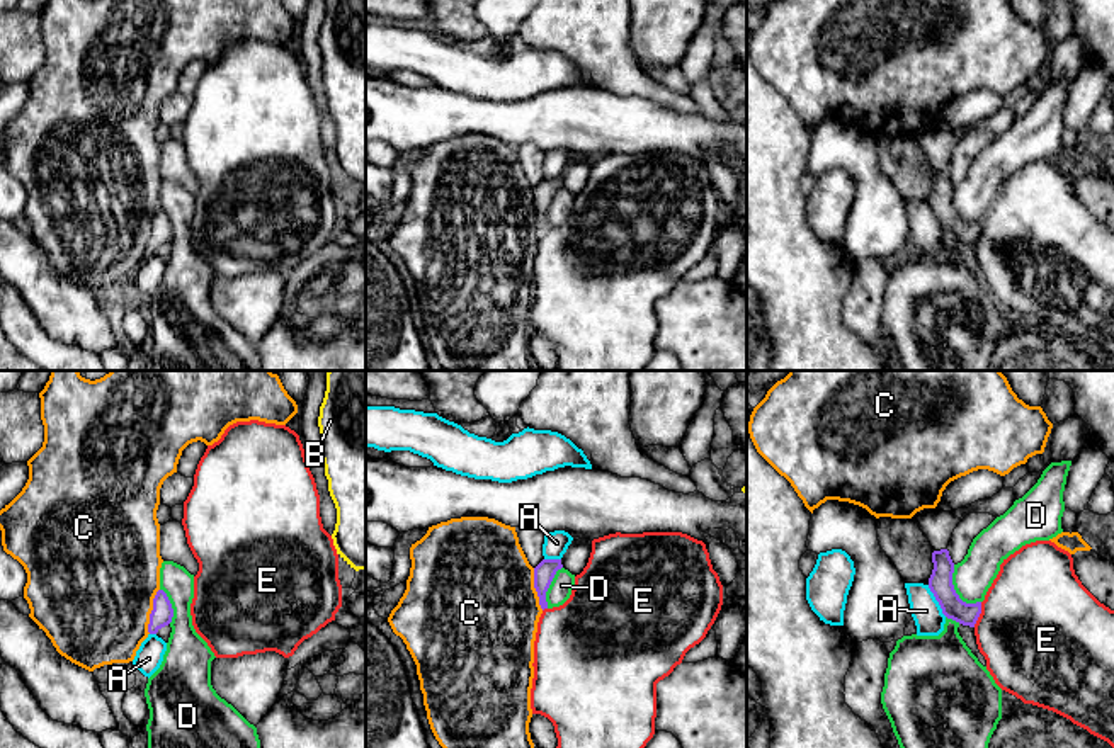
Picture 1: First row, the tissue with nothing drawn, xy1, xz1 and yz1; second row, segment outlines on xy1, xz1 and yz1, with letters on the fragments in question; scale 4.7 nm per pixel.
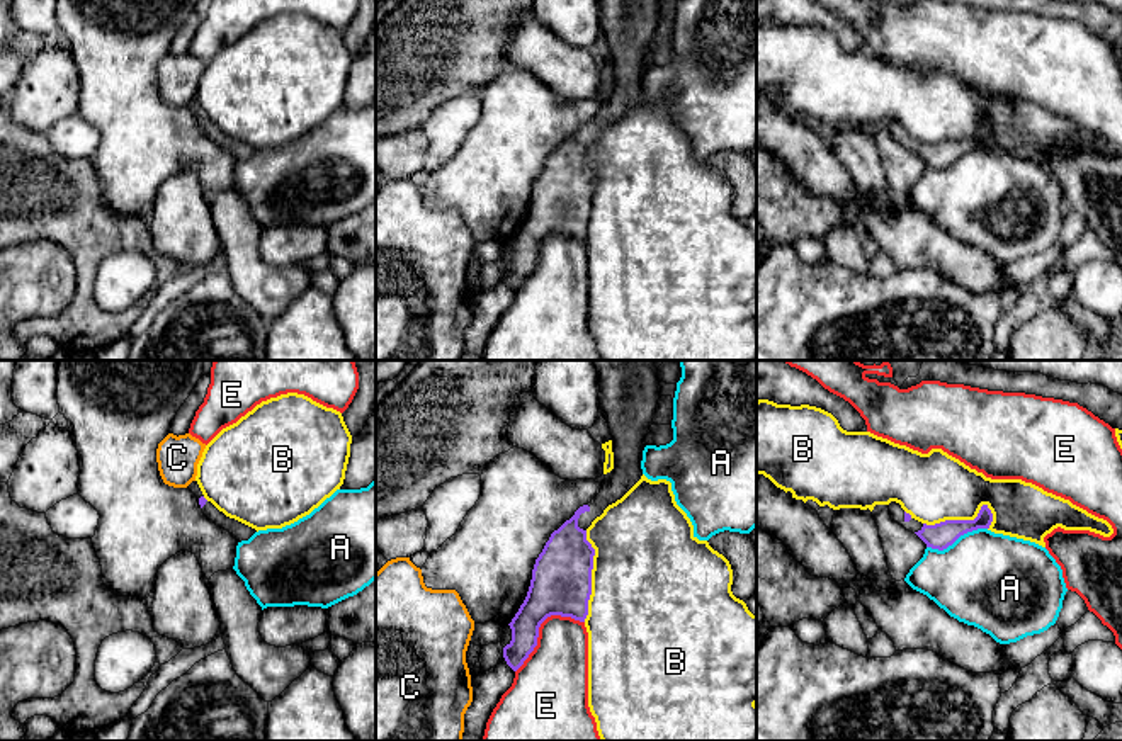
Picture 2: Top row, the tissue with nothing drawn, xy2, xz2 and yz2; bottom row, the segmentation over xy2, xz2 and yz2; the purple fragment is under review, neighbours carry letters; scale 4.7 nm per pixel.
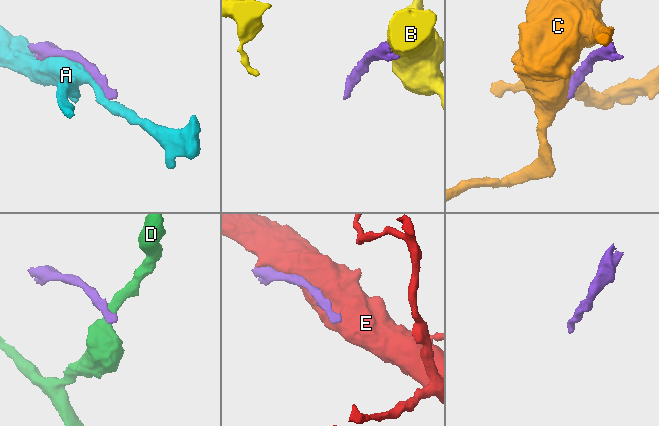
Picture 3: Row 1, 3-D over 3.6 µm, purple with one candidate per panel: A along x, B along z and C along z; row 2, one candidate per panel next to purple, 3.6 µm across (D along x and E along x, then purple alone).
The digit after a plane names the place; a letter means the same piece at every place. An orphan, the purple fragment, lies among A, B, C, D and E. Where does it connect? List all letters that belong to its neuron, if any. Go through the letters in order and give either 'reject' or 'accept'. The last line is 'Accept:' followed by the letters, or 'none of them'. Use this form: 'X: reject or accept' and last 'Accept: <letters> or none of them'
A: reject
B: reject
C: reject
D: reject
E: reject
Accept: none of them

